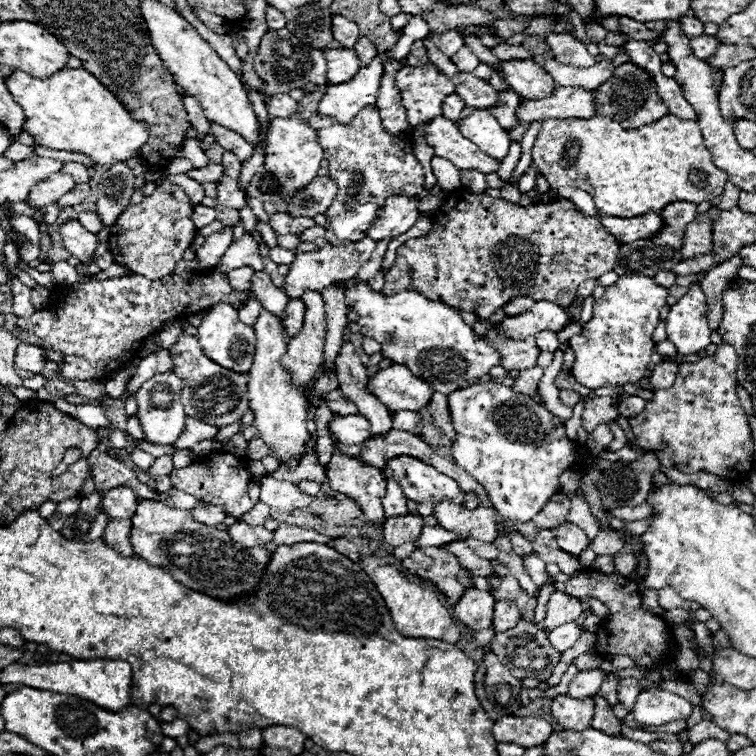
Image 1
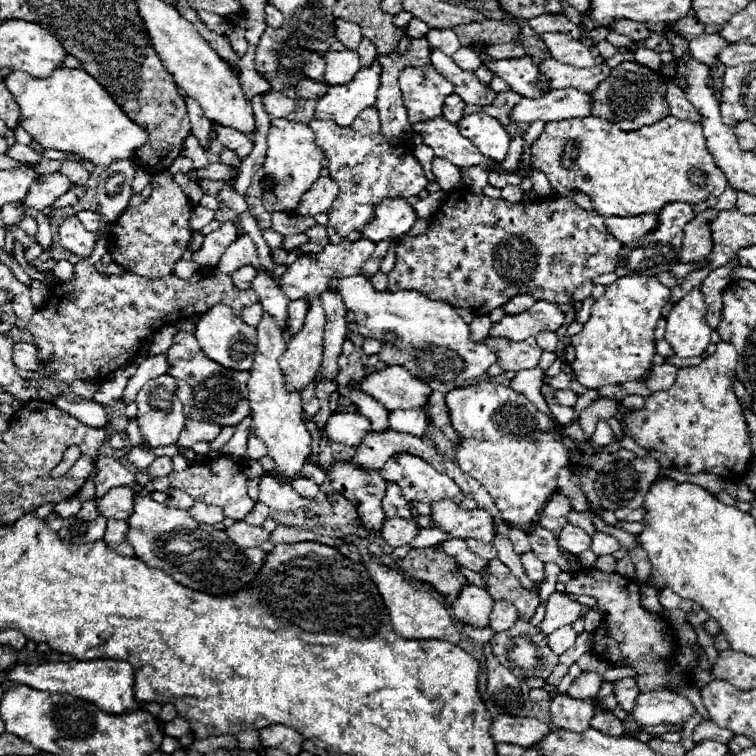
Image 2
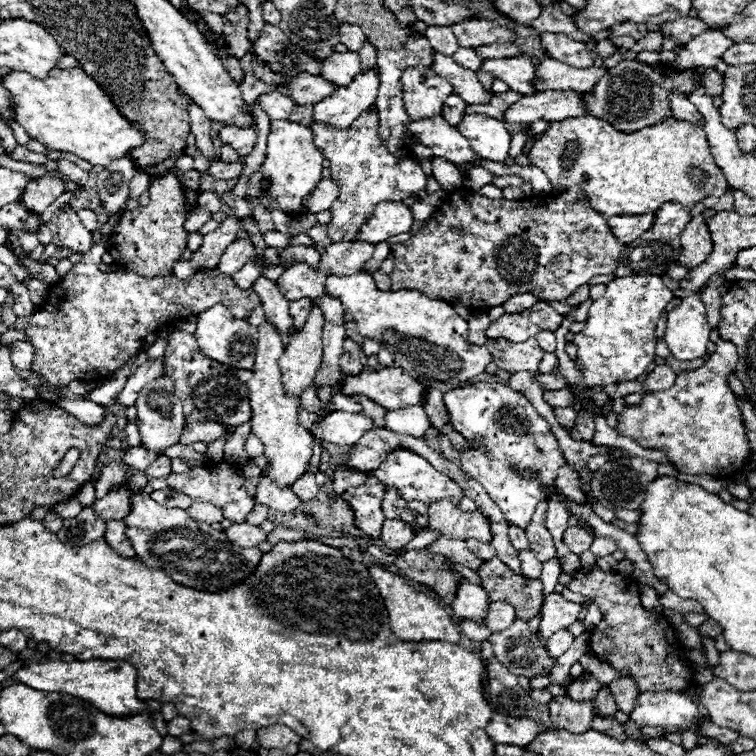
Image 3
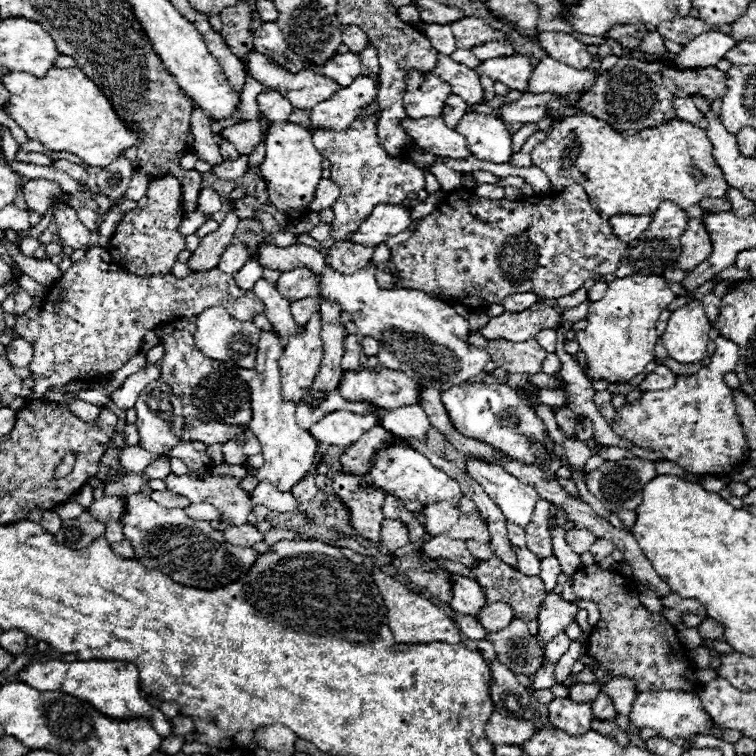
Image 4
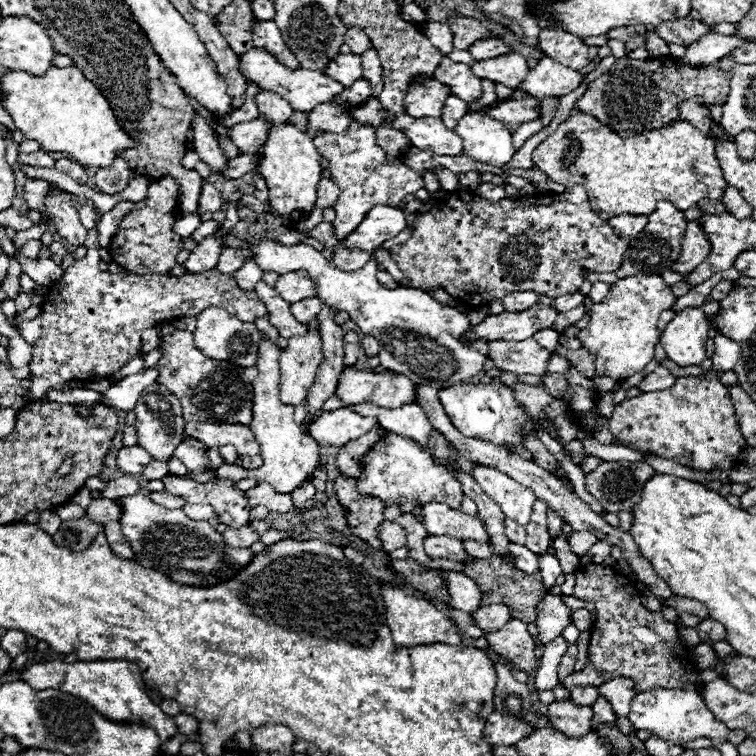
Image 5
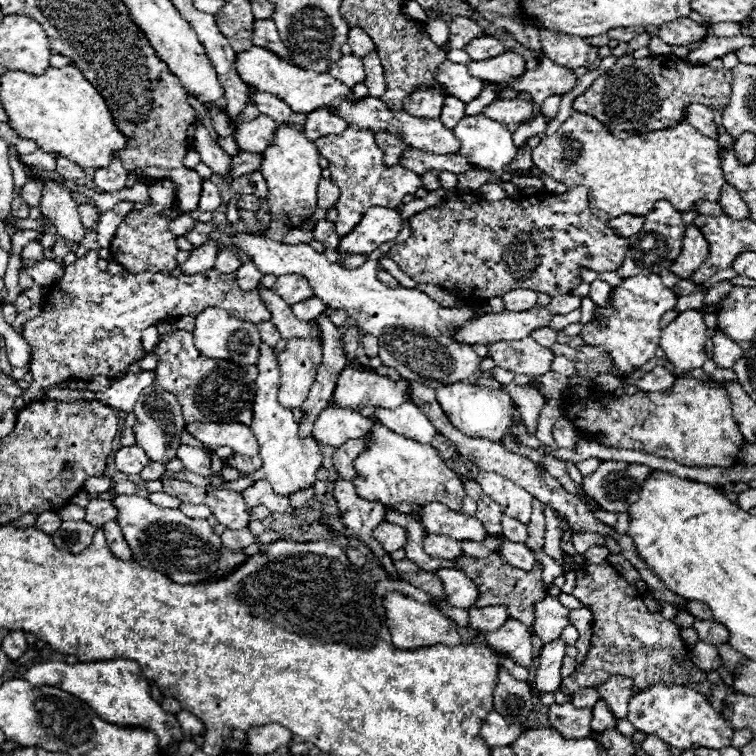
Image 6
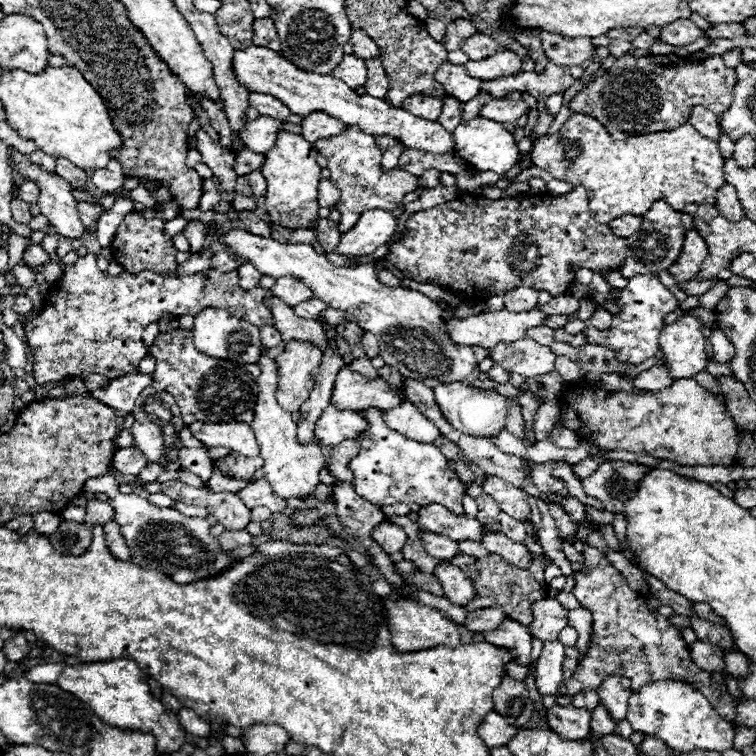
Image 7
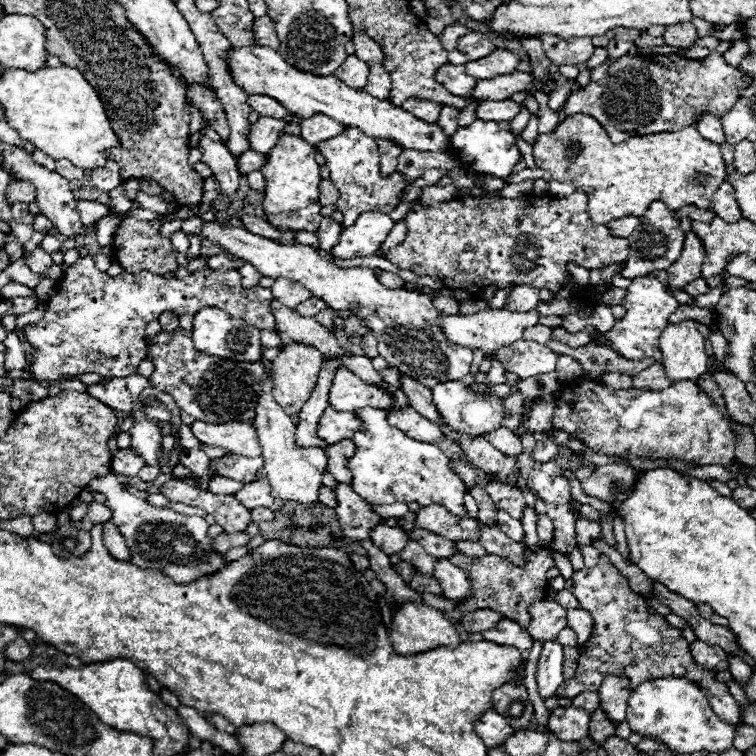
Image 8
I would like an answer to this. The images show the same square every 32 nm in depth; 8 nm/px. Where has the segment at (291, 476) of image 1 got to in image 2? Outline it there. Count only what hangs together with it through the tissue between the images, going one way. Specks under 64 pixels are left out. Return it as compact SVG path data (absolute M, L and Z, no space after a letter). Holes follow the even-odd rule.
M306 462L306 464L304 464L304 468L302 468L302 472L300 472L300 476L298 476L298 478L304 478L304 476L314 478L318 484L324 484L324 482L328 480L326 472L324 472L320 466L312 466L310 462Z

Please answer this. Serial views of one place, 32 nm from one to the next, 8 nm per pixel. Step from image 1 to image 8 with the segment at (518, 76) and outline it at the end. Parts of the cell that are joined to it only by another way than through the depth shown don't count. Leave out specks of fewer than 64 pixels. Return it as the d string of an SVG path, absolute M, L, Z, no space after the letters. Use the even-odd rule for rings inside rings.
M498 48L498 50L490 52L490 56L484 56L482 60L466 62L464 68L466 68L468 76L472 76L476 80L488 80L488 78L500 76L500 74L516 72L518 62L520 62L520 58L516 54Z

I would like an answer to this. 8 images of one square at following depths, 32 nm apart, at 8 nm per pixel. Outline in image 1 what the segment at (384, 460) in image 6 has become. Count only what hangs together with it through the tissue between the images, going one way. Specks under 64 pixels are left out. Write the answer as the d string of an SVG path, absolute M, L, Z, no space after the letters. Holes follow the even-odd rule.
M398 456L386 462L382 468L384 478L398 480L406 500L414 502L438 502L438 500L454 500L454 504L464 502L464 492L456 484L456 480L444 476L430 464L414 458L414 456Z

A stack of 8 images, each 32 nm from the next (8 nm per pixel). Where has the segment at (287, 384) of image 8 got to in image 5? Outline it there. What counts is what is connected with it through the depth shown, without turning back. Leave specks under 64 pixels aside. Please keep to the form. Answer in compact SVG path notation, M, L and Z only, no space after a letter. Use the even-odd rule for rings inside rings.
M318 320L308 322L310 334L288 340L288 346L280 354L280 398L284 404L300 406L314 382L318 364L322 362L322 340Z

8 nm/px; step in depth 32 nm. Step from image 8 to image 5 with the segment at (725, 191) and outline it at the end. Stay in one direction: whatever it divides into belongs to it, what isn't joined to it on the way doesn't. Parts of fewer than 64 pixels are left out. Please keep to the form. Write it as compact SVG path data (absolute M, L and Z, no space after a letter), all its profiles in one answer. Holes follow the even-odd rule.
M728 186L728 188L726 188L726 192L722 194L722 202L726 204L726 210L732 212L734 218L742 220L742 218L750 216L750 206L748 206L748 202L740 196L740 192L738 192L734 186Z

